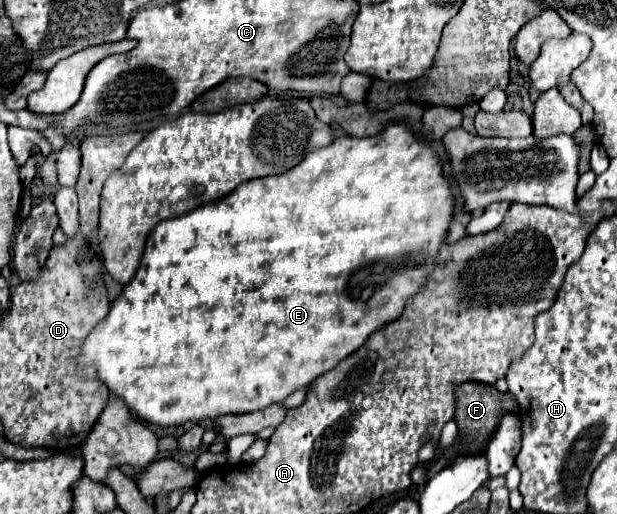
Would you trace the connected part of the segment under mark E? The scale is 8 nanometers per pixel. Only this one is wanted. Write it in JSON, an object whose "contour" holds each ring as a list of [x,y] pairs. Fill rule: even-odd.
{"contour":[[[390,124],[376,136],[366,138],[340,136],[330,146],[310,152],[298,166],[284,174],[250,180],[238,186],[238,190],[228,194],[224,200],[210,202],[190,214],[160,222],[146,240],[144,258],[136,276],[128,286],[124,286],[122,296],[112,304],[104,322],[100,322],[86,338],[86,344],[82,344],[78,366],[96,366],[100,380],[112,394],[122,396],[132,414],[158,426],[182,426],[188,420],[200,422],[204,418],[216,420],[222,414],[246,414],[278,404],[292,392],[310,386],[310,382],[326,370],[332,370],[338,362],[342,362],[342,358],[356,352],[372,332],[384,328],[386,322],[394,322],[404,312],[408,298],[426,286],[428,274],[436,266],[438,250],[446,240],[452,216],[454,194],[442,172],[440,156],[428,146],[428,142],[414,136],[406,124]]]}

